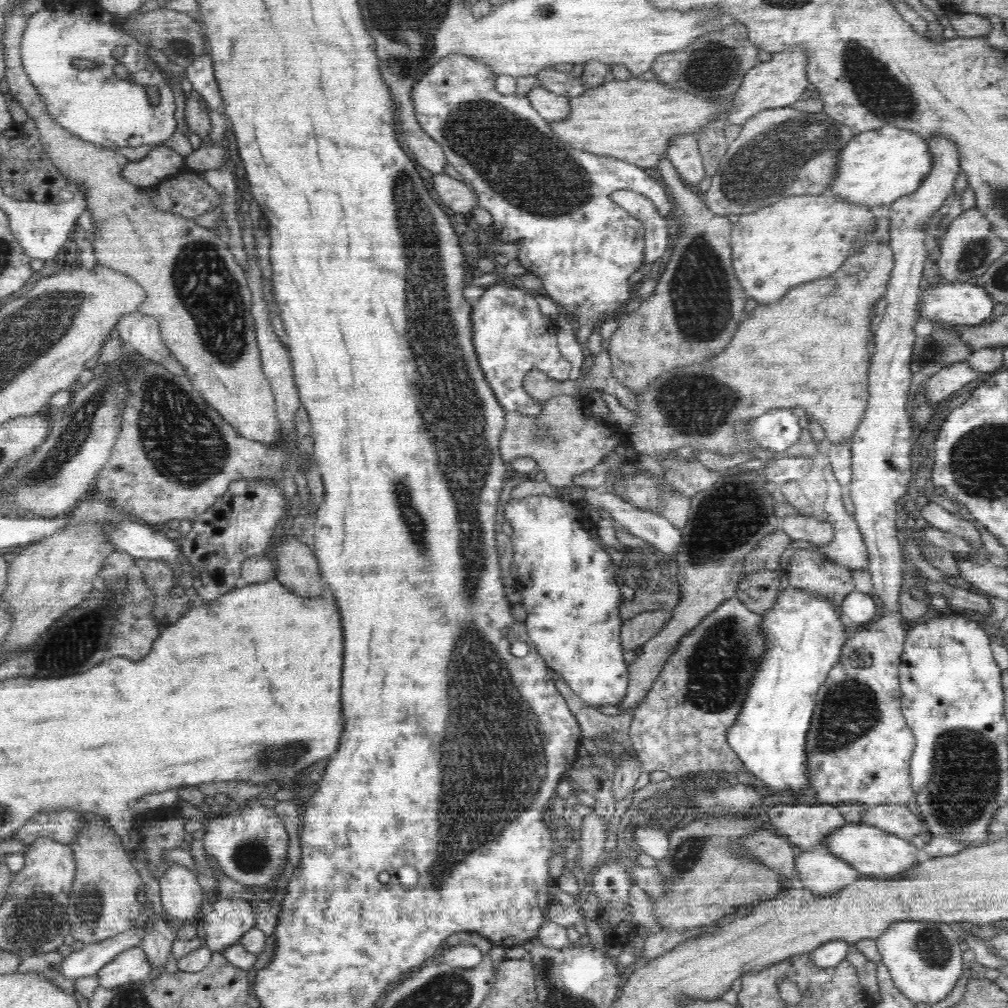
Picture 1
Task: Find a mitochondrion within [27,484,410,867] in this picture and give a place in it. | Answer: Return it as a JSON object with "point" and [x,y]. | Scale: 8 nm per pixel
{"point":[71,645]}

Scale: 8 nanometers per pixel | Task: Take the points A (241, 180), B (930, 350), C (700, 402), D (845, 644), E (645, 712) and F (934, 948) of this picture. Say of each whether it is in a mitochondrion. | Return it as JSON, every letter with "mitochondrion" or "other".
{"A":"other","B":"mitochondrion","C":"mitochondrion","D":"other","E":"other","F":"mitochondrion"}

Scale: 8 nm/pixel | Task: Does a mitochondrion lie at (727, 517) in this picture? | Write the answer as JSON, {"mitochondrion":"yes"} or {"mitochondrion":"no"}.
{"mitochondrion":"yes"}

